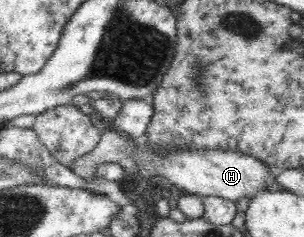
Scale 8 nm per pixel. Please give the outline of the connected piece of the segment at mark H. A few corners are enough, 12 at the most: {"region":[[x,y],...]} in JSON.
{"region":[[116,126],[72,166],[95,178],[102,162],[166,179],[192,195],[252,199],[275,174],[221,149],[142,148]]}

